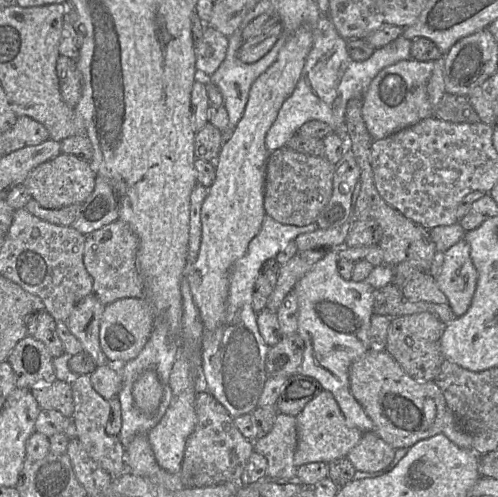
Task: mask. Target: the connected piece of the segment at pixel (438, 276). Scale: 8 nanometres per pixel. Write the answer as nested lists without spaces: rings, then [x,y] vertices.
[[[461,239],[443,252],[431,273],[434,274],[439,289],[446,295],[453,313],[457,317],[464,315],[471,304],[477,285],[477,270],[470,257],[469,244]]]

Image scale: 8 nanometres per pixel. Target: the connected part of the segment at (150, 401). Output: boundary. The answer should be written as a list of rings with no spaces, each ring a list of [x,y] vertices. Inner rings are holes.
[[[153,369],[142,372],[133,384],[132,395],[135,405],[145,414],[157,411],[163,394],[164,386]]]

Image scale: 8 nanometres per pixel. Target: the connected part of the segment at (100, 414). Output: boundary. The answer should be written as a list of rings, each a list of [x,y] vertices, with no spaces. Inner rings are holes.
[[[89,375],[74,376],[70,383],[74,400],[72,422],[76,428],[76,437],[81,441],[89,456],[106,470],[112,478],[121,476],[127,470],[125,448],[118,436],[110,436],[105,431],[110,413],[109,402],[95,391]]]

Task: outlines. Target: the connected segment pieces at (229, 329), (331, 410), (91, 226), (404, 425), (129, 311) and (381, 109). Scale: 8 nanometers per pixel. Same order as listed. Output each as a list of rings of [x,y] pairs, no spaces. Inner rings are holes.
[[[265,215],[258,234],[251,240],[243,257],[230,270],[229,294],[223,322],[215,331],[205,333],[202,350],[202,368],[210,393],[232,418],[251,413],[256,407],[268,378],[265,361],[269,346],[262,338],[257,313],[252,308],[254,285],[263,263],[274,259],[289,242],[303,233],[318,229],[316,223],[306,226],[285,225]]]
[[[322,390],[315,398],[309,401],[295,418],[297,447],[293,462],[296,467],[312,462],[329,463],[346,457],[363,436],[360,430],[346,424],[344,415],[333,394],[327,390]]]
[[[96,176],[90,196],[81,204],[79,215],[71,227],[84,236],[118,219],[118,207],[110,184]]]
[[[369,349],[349,368],[350,391],[373,423],[373,432],[394,449],[409,448],[420,440],[442,433],[448,408],[434,381],[418,381],[409,376],[386,350]]]
[[[124,298],[106,305],[100,321],[99,343],[107,359],[119,365],[135,359],[151,335],[154,318],[145,298]]]
[[[399,61],[382,69],[363,95],[362,117],[373,140],[386,138],[433,116],[446,94],[443,61]]]

